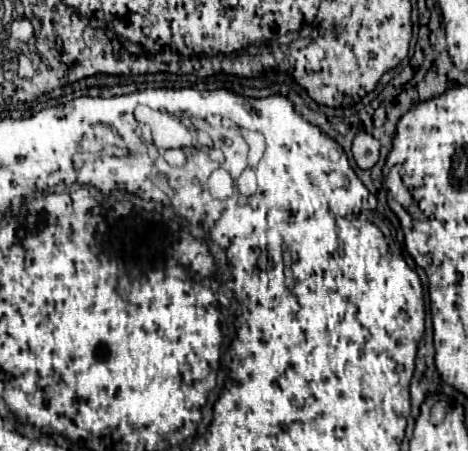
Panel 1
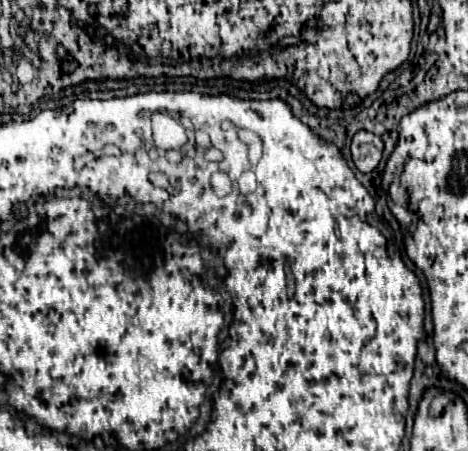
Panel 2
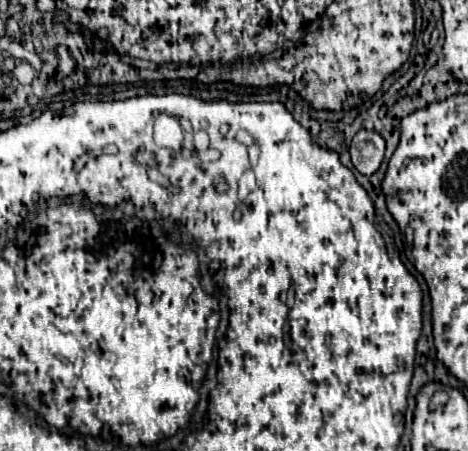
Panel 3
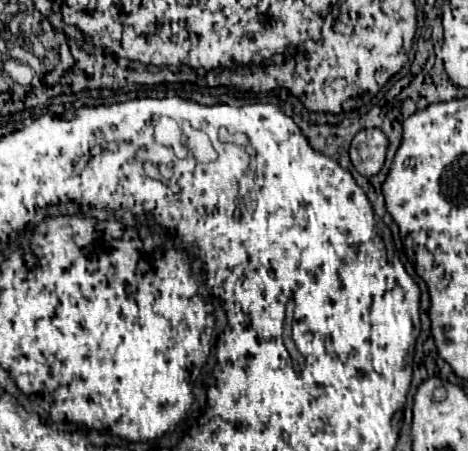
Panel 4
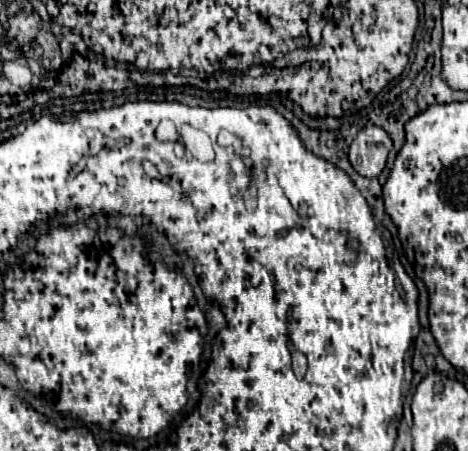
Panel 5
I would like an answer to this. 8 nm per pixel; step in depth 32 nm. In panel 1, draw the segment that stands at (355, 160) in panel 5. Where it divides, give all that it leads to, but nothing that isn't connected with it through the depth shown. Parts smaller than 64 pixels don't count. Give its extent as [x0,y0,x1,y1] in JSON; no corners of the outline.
[352,130,380,170]

